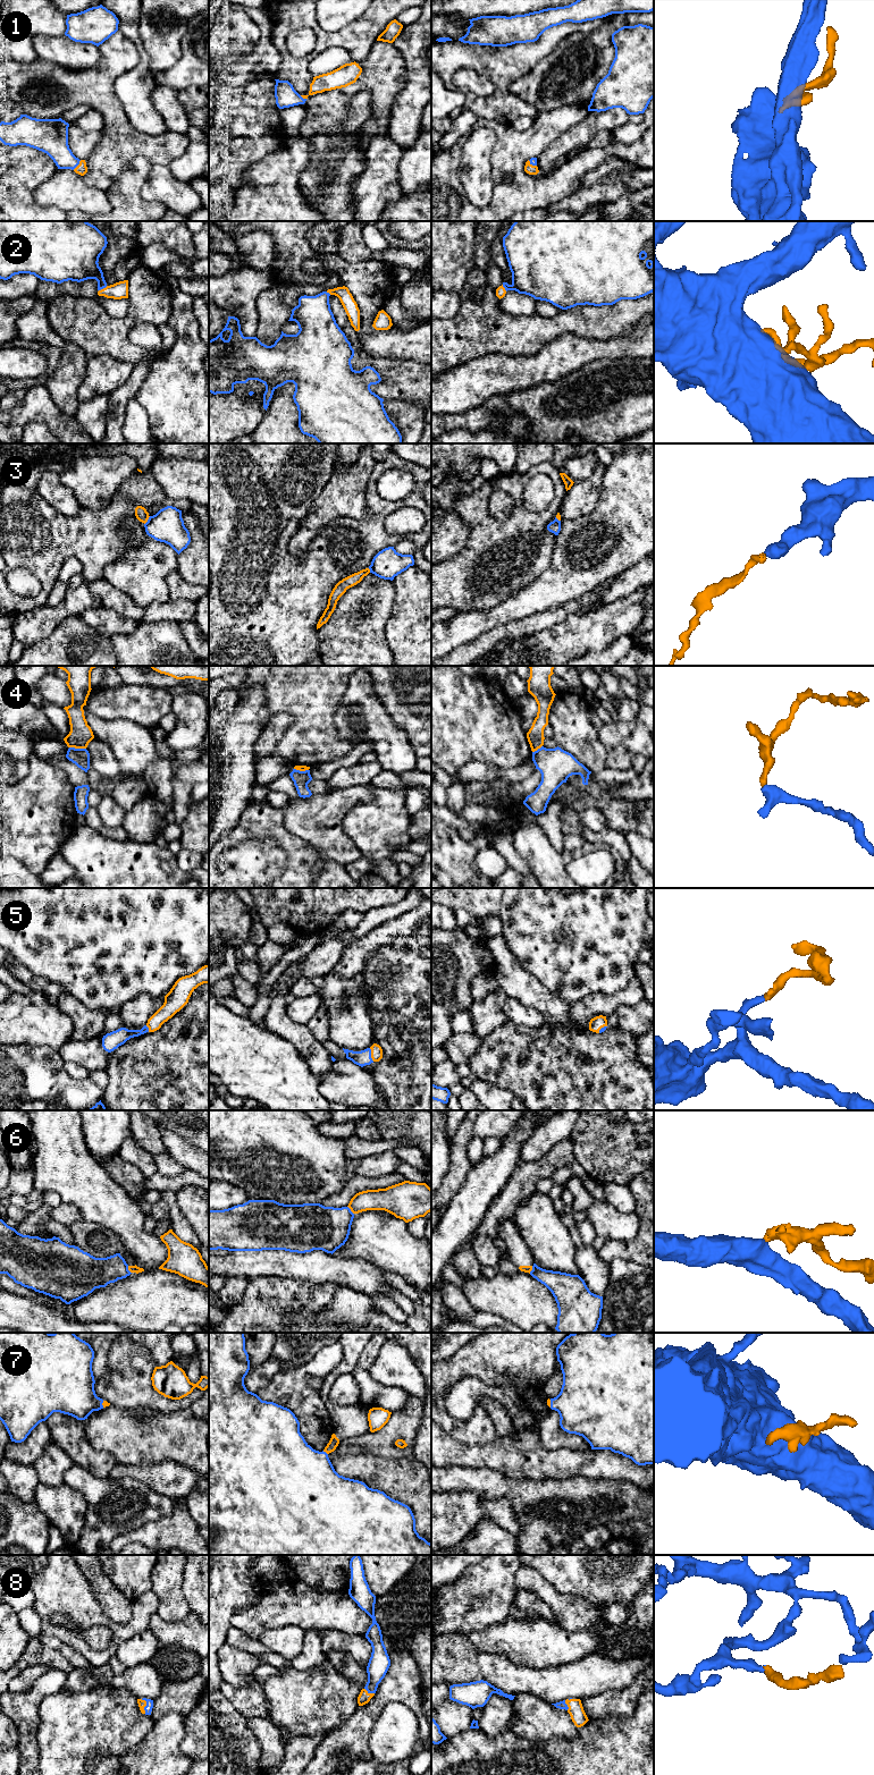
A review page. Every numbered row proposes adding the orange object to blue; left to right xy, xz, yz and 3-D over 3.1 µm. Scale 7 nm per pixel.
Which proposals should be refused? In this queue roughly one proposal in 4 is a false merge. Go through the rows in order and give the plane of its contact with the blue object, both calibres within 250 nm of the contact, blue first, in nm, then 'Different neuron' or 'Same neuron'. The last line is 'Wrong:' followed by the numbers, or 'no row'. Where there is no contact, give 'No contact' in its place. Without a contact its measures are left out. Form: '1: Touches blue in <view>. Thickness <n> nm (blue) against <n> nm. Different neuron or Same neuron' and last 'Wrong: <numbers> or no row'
1: Touches blue in xy. Thickness 220 nm (blue) against 80 nm. Same neuron
2: Touches blue in xy. Thickness 260 nm (blue) against 120 nm. Same neuron
3: Touches blue in xy. Thickness 240 nm (blue) against 90 nm. Different neuron
4: Touches blue in xy. Thickness 130 nm (blue) against 160 nm. Different neuron
5: Touches blue in xz. Thickness 110 nm (blue) against 80 nm. Same neuron
6: Touches blue in xz. Thickness 320 nm (blue) against 160 nm. Different neuron
7: Touches blue in xz. Thickness 460 nm (blue) against 70 nm. Same neuron
8: Touches blue in xy. Thickness 60 nm (blue) against 60 nm. Same neuron
Wrong: 3, 4, 6

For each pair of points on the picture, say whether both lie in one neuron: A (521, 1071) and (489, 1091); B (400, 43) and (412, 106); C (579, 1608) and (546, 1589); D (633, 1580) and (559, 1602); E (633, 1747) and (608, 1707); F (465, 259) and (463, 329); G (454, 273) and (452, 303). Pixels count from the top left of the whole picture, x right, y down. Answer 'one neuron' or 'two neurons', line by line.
A: two neurons
B: one neuron
C: one neuron
D: two neurons
E: two neurons
F: two neurons
G: two neurons

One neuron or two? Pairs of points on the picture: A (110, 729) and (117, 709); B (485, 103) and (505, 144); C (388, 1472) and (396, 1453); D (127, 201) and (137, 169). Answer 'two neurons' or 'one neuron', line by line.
A: two neurons
B: two neurons
C: two neurons
D: one neuron

